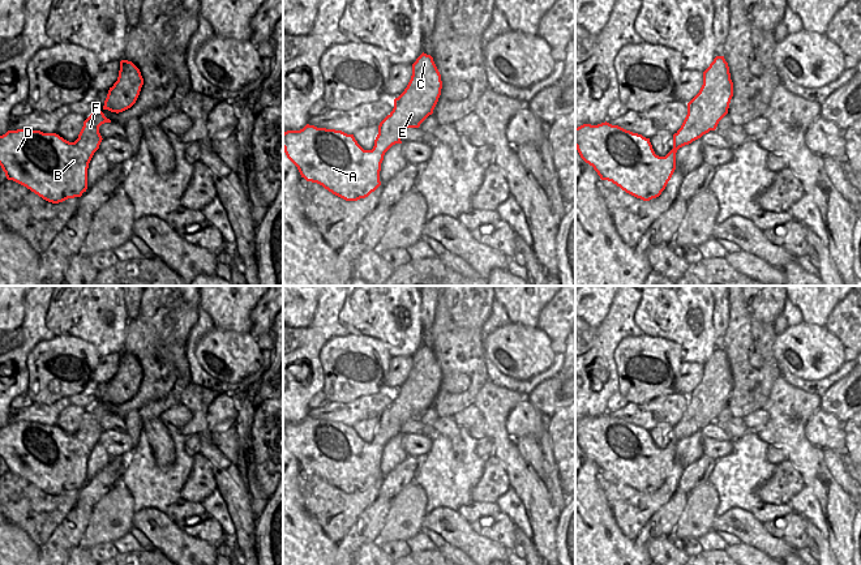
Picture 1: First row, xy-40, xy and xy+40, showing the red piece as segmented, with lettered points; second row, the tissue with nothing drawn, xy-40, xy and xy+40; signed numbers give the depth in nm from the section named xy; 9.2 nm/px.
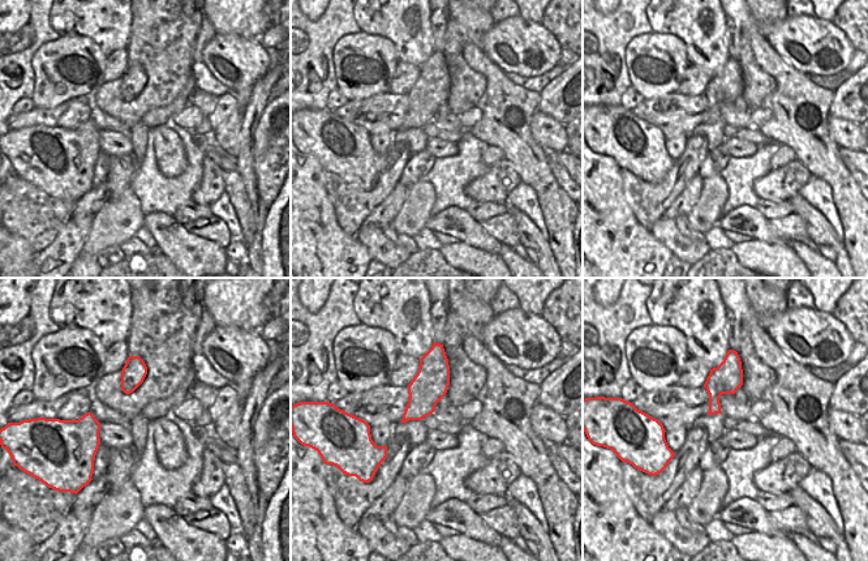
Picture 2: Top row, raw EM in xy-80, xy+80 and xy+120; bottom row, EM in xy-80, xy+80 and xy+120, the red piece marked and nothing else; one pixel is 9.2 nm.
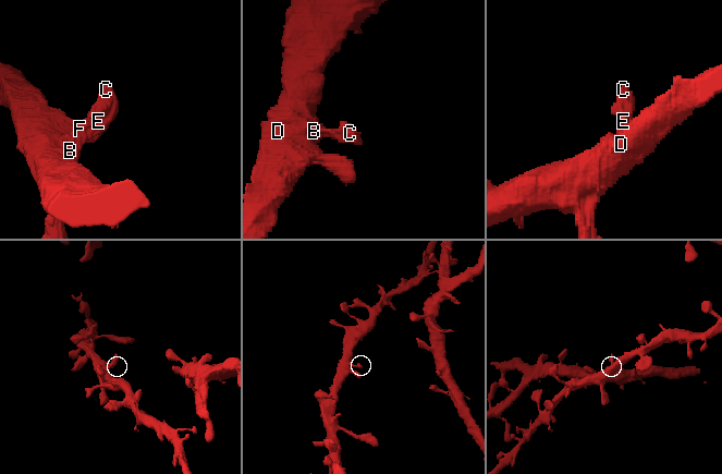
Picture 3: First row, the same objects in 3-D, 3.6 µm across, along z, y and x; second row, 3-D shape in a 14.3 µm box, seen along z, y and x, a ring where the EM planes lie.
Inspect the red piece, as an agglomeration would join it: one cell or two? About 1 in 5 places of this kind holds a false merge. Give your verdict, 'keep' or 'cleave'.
keep

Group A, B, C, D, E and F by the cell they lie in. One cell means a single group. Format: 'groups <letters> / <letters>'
groups A B C D E F

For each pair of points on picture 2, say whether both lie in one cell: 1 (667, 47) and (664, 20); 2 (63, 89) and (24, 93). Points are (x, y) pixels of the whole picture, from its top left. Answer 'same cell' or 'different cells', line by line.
1: different cells
2: different cells

